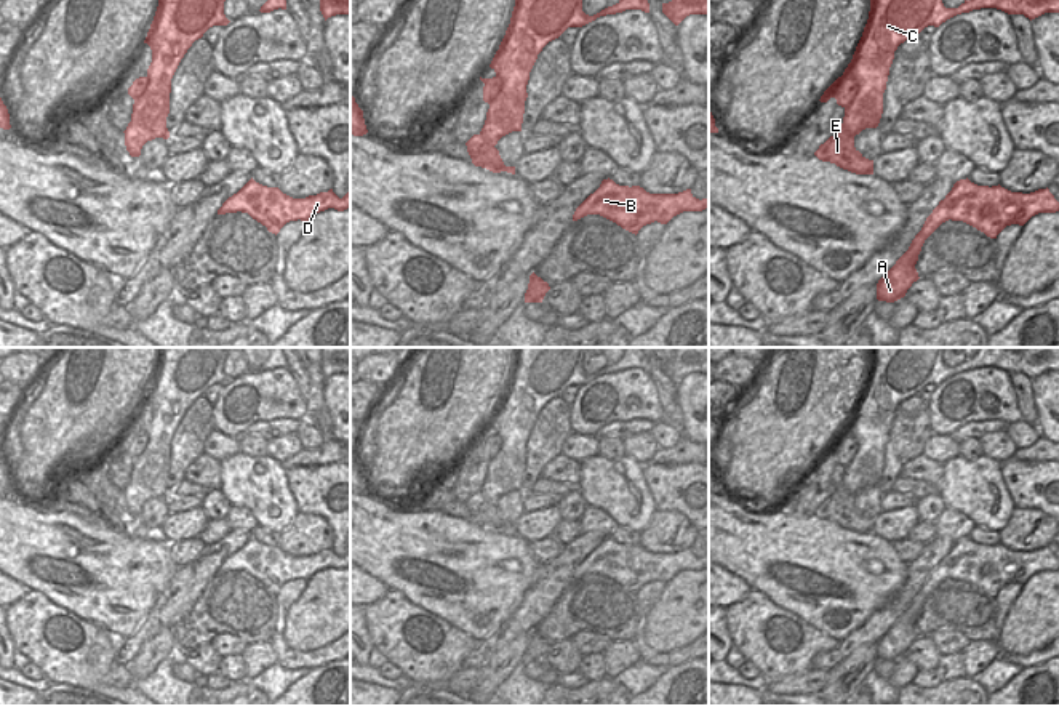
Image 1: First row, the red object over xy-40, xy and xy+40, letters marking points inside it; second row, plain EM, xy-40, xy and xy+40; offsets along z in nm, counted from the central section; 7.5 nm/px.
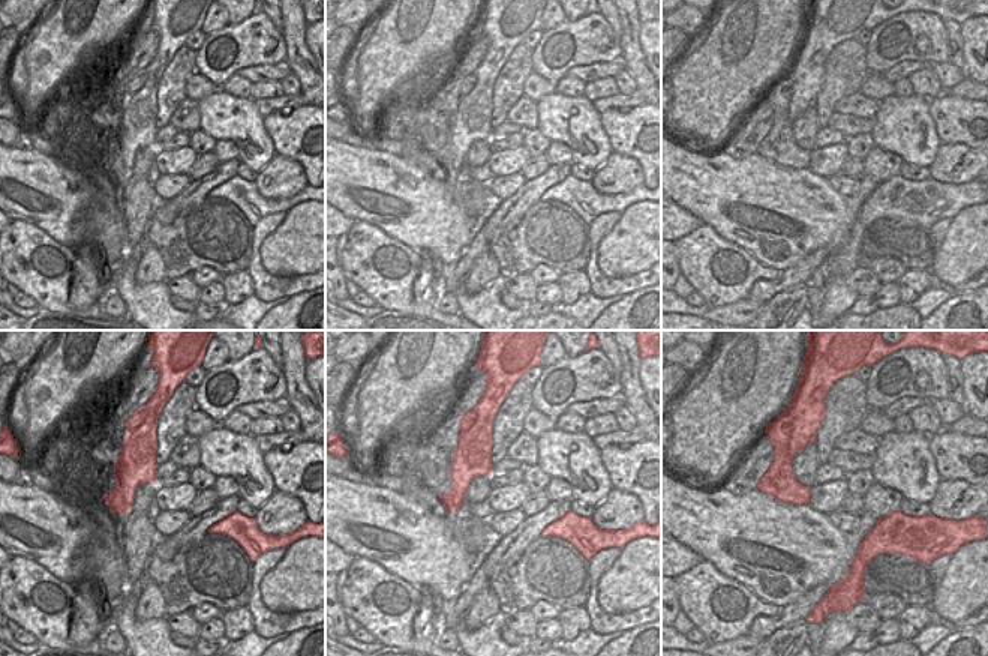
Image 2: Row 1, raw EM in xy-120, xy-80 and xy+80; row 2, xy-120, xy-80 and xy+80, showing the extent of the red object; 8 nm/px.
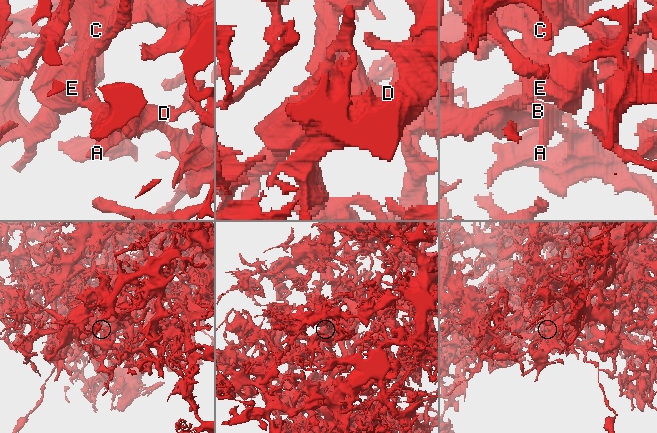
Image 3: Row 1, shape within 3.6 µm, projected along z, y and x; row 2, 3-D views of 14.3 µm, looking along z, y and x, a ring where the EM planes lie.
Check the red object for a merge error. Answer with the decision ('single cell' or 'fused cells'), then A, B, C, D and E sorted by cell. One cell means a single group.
fused cells; A B C D / E

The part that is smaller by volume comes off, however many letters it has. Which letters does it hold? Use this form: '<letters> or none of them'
E.

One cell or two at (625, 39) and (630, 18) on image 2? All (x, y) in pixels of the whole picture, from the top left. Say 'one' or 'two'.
one

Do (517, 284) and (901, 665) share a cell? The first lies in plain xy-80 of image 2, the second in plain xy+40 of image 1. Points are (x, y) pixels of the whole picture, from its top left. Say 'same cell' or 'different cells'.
different cells

